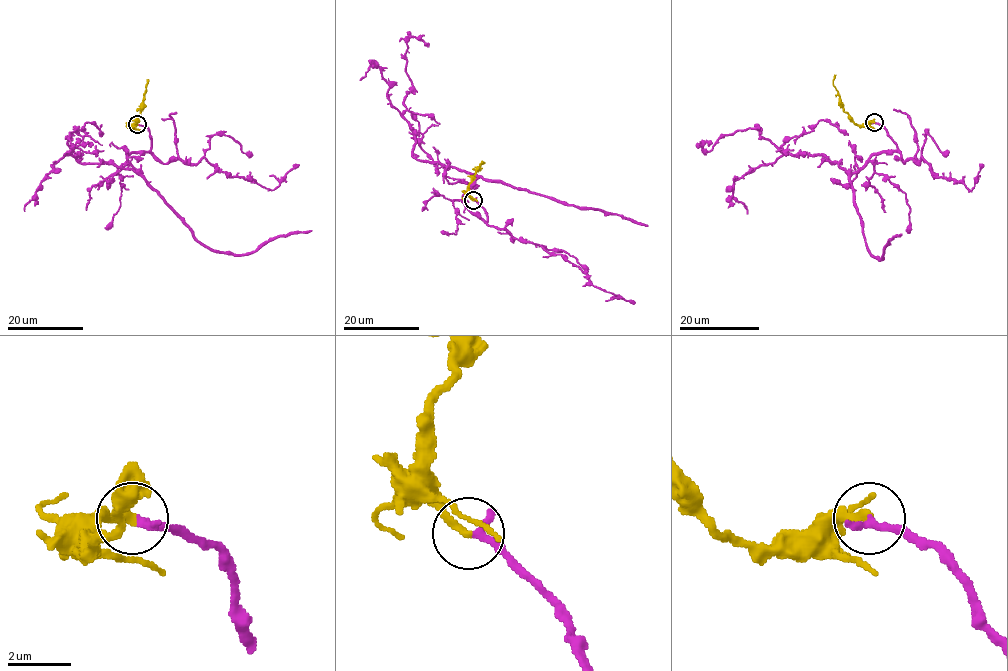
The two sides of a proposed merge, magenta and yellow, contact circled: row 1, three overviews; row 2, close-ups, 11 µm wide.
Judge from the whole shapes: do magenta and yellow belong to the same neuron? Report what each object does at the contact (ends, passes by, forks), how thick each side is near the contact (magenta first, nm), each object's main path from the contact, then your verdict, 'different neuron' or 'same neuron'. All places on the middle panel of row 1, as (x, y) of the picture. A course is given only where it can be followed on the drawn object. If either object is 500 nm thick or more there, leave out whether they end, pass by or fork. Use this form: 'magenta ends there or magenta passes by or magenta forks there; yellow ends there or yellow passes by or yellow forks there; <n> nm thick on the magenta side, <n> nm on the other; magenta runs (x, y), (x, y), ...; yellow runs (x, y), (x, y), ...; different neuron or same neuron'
magenta ends there; yellow ends there; 280 nm thick on the magenta side, 280 nm on the other; magenta runs (473, 200), (487, 221), (463, 199), (469, 173), (412, 155), (403, 116), (412, 86), (407, 41), (429, 47); yellow runs (473, 200), (469, 193), (469, 183), (482, 162), (485, 163); same neuron

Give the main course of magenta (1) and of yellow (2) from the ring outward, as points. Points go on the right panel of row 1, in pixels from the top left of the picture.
1: (873, 122), (896, 148), (850, 172), (822, 155), (782, 153), (754, 128), (712, 143)
2: (873, 122), (856, 125), (843, 111), (840, 96), (833, 85), (834, 75)

